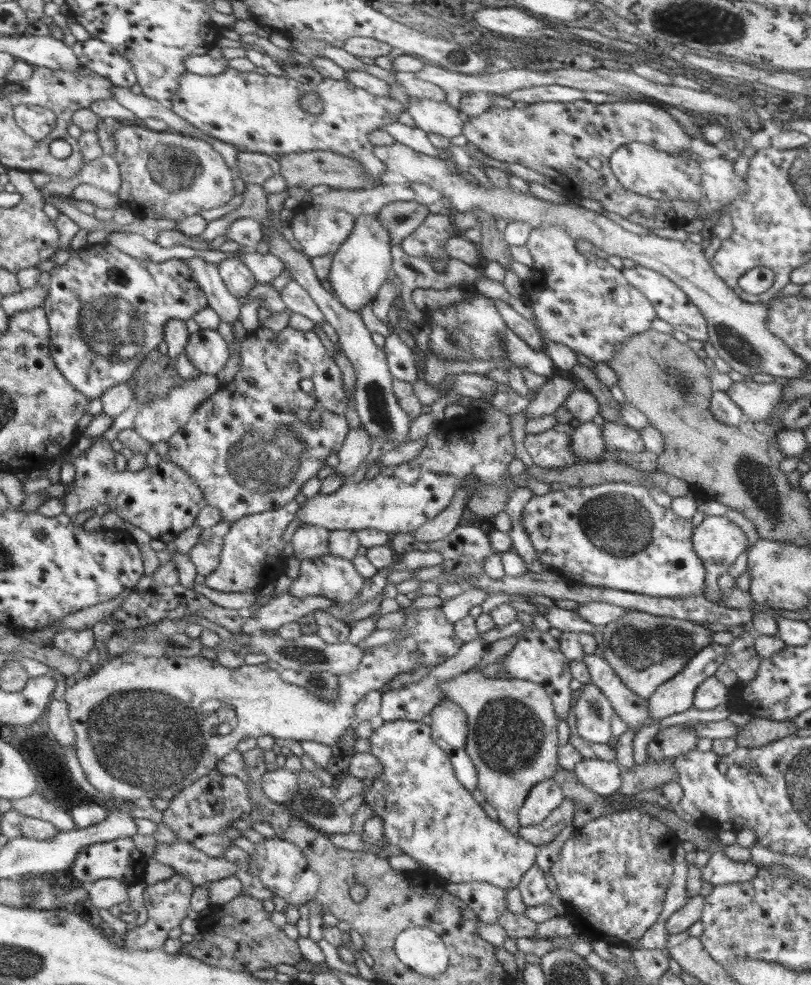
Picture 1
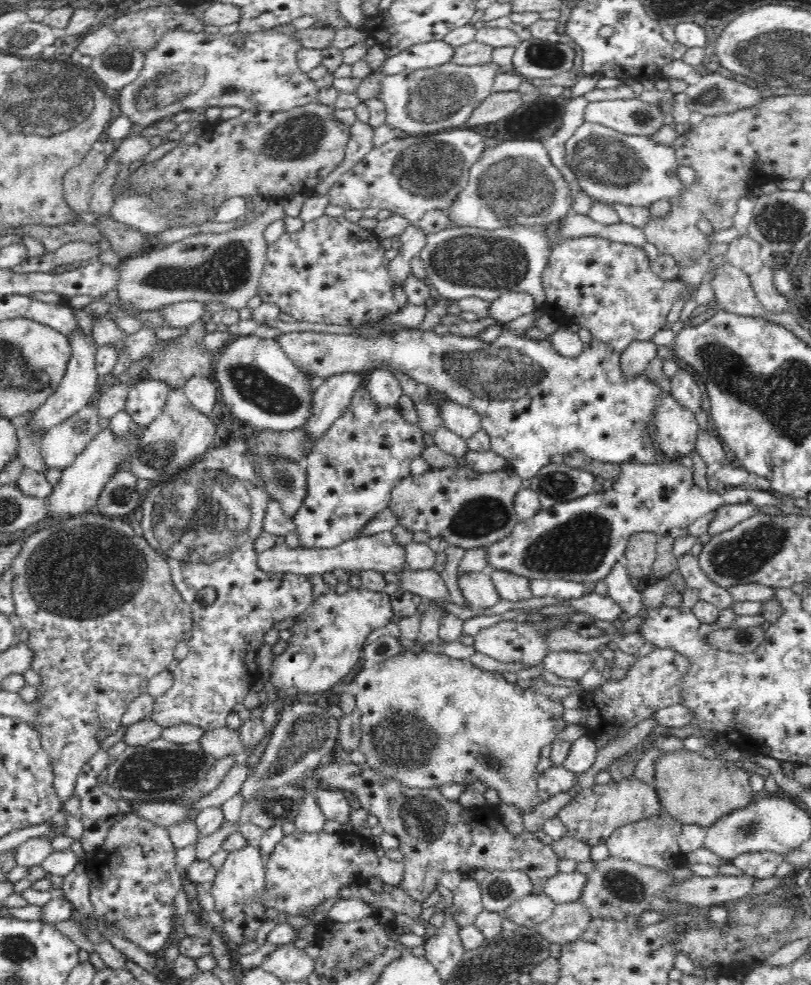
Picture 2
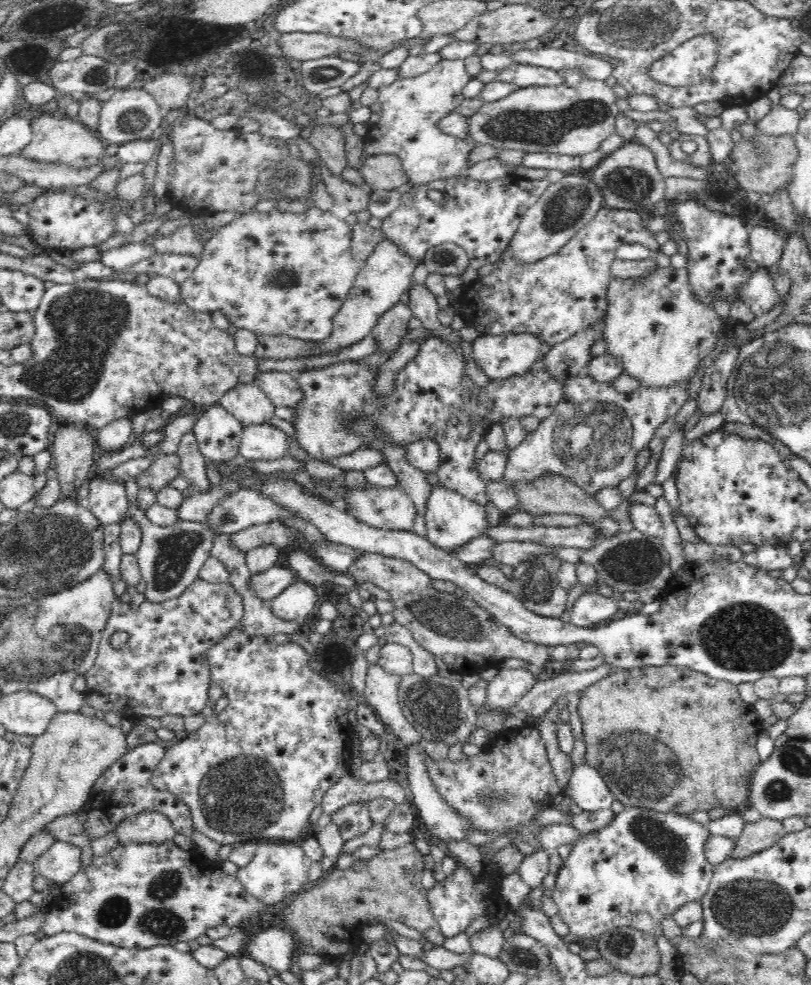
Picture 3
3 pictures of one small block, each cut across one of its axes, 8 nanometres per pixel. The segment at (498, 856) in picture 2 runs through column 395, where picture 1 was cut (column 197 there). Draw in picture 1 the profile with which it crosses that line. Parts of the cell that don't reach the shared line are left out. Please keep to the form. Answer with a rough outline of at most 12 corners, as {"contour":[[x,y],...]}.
{"contour":[[217,769],[178,792],[162,823],[180,841],[252,812],[247,786]]}

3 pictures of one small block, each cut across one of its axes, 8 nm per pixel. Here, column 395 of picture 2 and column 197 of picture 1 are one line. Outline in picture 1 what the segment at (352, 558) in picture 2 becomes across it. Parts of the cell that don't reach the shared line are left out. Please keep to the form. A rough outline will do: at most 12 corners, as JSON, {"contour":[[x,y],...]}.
{"contour":[[232,523],[202,529],[188,555],[197,574],[220,564],[224,537]]}

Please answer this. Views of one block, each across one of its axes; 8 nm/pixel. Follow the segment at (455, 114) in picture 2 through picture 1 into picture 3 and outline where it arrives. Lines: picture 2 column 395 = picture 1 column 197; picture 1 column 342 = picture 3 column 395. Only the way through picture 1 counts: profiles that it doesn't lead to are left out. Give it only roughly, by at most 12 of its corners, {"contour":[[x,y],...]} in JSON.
{"contour":[[465,59],[379,89],[364,156],[411,186],[466,175],[476,148],[439,128],[465,100]]}

